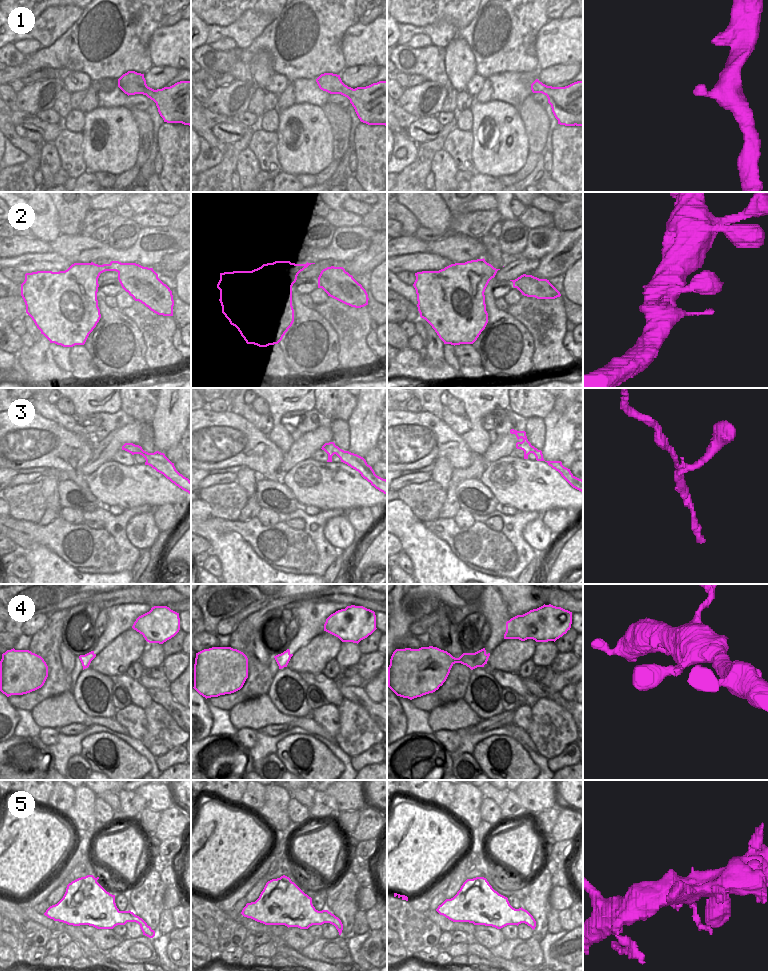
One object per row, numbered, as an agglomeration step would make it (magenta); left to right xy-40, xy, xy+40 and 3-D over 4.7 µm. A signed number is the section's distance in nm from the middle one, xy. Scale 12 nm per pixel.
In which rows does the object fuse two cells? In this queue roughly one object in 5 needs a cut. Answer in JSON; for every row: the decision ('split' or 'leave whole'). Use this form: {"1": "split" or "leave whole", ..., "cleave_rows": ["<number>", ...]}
{"1": "leave whole", "2": "leave whole", "3": "leave whole", "4": "leave whole", "5": "leave whole", "cleave_rows": []}

